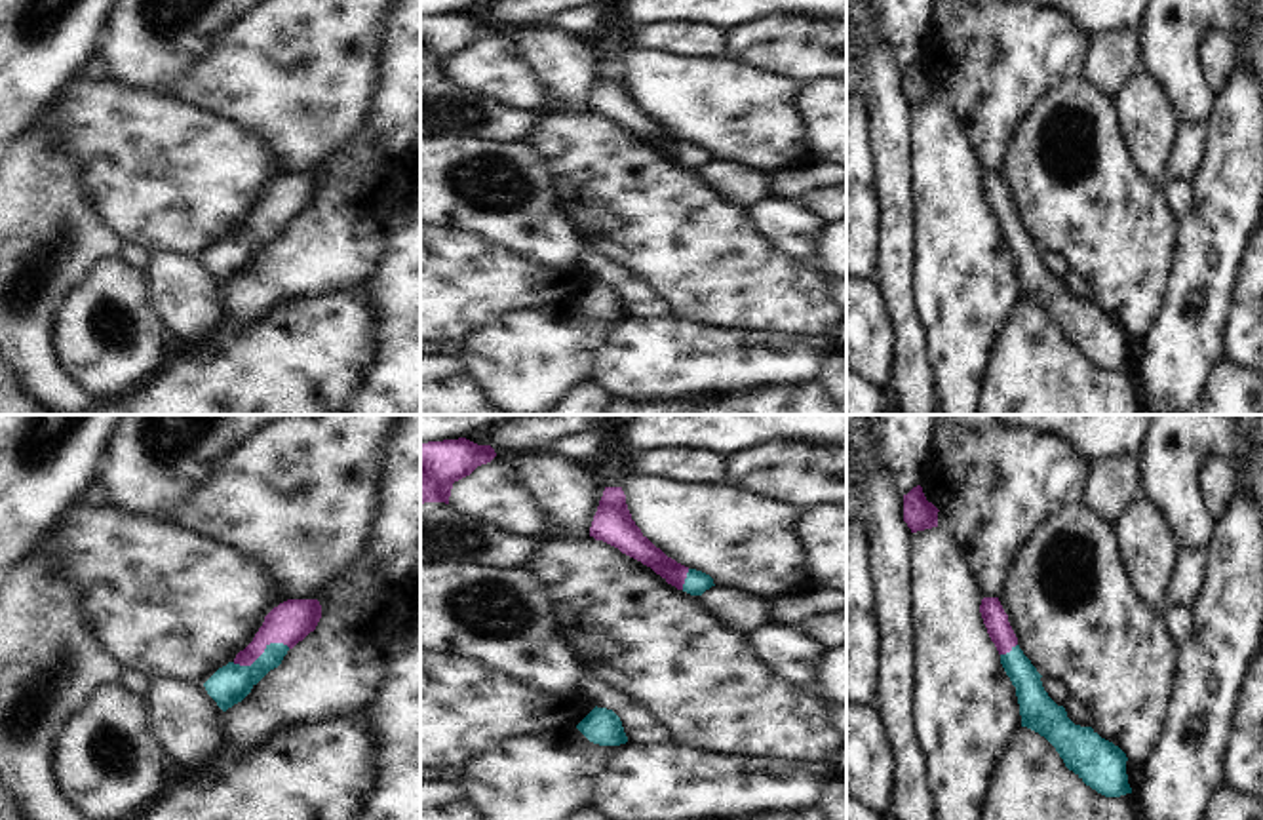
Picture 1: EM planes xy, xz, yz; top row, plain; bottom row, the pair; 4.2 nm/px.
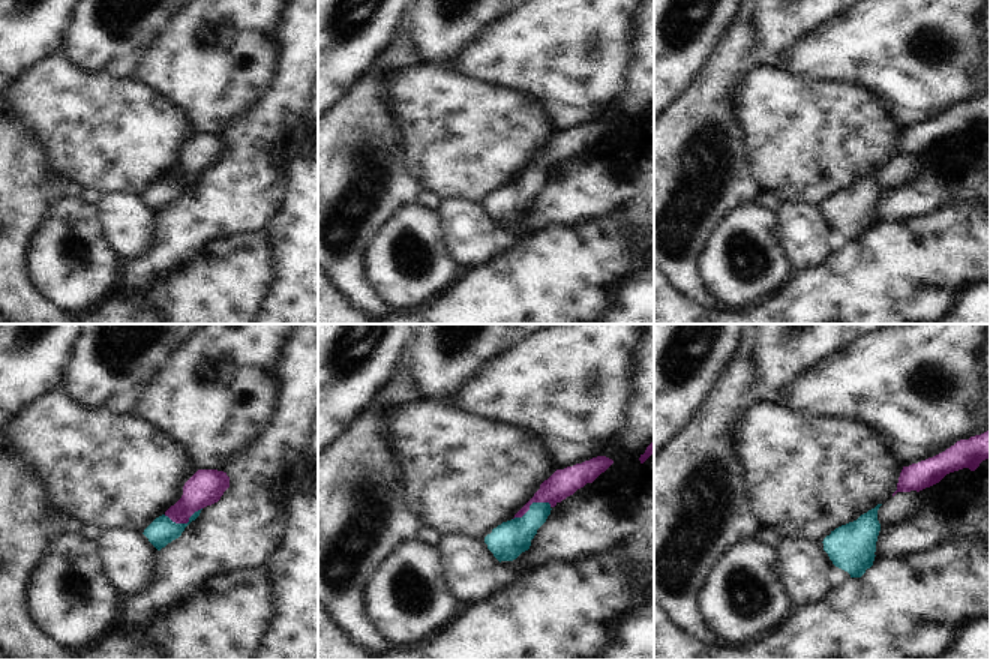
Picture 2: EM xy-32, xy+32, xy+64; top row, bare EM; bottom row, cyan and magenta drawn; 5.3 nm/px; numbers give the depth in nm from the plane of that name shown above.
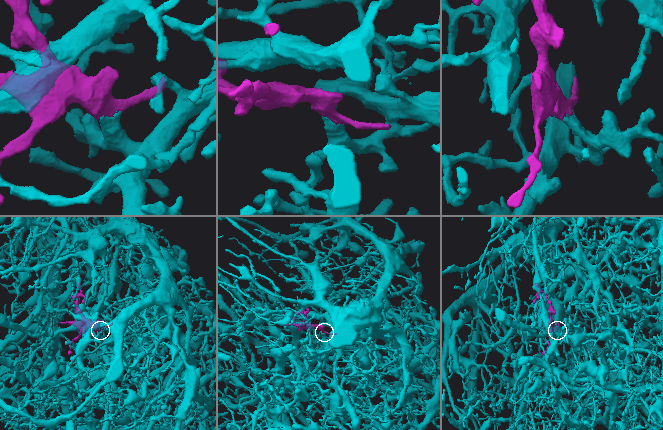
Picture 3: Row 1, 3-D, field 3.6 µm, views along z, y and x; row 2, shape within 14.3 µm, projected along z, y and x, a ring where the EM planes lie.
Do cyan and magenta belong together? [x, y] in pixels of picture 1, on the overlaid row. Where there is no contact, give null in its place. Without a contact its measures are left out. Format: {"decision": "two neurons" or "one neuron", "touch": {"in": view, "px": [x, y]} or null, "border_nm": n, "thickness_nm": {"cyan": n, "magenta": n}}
{"decision": "one neuron", "touch": {"in": "xy", "px": [263, 653]}, "border_nm": 260, "thickness_nm": {"cyan": 160, "magenta": 180}}

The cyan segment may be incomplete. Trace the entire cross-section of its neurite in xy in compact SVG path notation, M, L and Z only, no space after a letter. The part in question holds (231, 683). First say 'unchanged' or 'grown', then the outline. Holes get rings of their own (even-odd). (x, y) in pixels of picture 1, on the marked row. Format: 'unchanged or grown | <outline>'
grown | M287 599L274 607L253 641L204 683L207 694L223 712L242 702L270 670L282 664L289 649L316 630L320 618L318 599Z

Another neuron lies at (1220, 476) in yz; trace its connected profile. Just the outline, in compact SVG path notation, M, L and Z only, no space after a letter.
M1238 457L1210 459L1200 474L1200 491L1210 514L1219 521L1238 493Z

